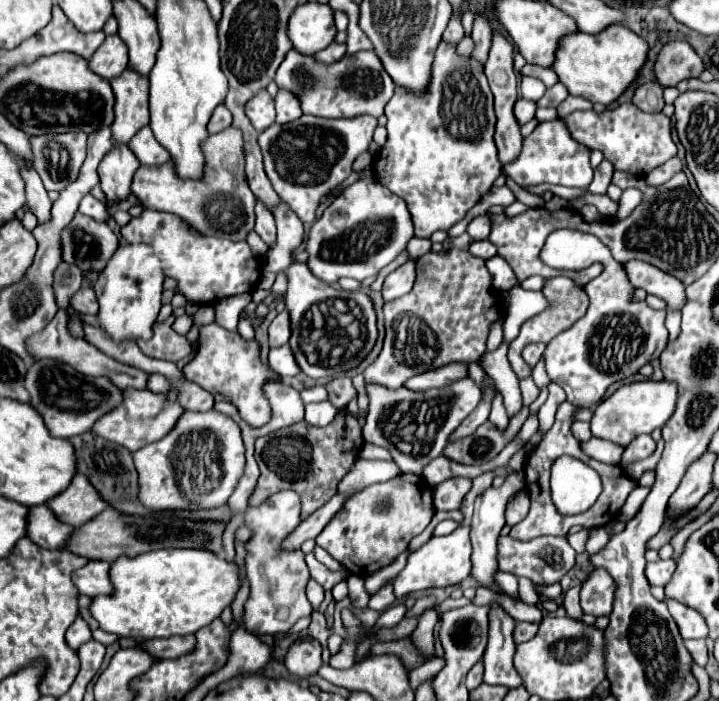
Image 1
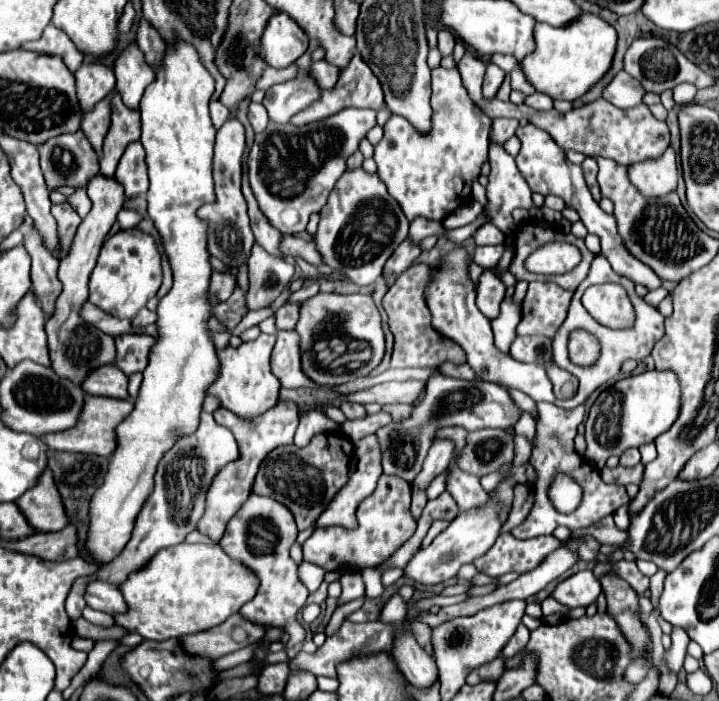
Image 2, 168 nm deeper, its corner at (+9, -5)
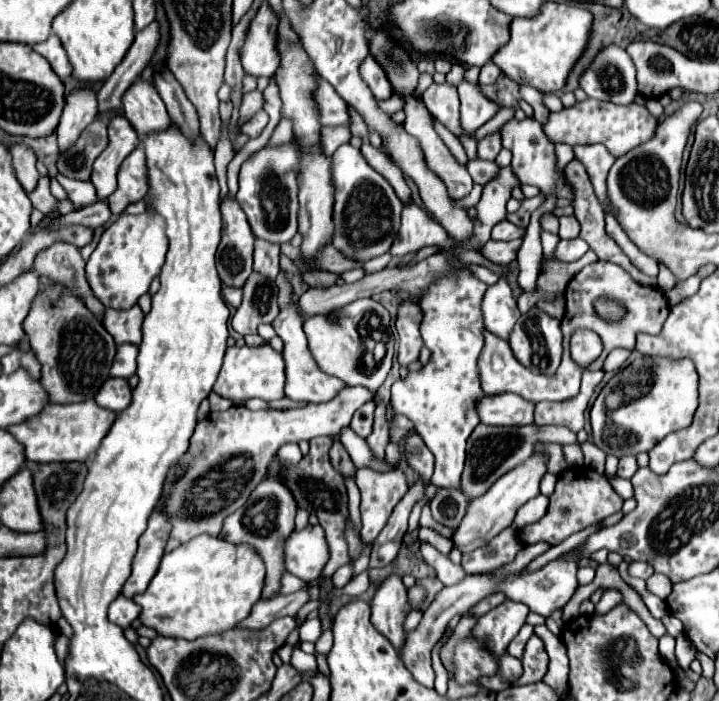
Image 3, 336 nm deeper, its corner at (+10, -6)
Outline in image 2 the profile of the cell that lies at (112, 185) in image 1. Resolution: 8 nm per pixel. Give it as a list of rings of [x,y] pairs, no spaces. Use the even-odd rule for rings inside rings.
[[[95,174],[89,184],[87,184],[87,196],[93,202],[91,212],[83,218],[75,242],[71,246],[71,254],[67,258],[61,260],[59,266],[59,280],[63,282],[63,292],[55,304],[55,314],[45,322],[45,332],[47,332],[47,344],[49,344],[49,356],[51,356],[51,368],[63,376],[63,378],[71,378],[75,382],[83,382],[85,374],[89,374],[93,368],[109,364],[115,360],[115,344],[113,338],[107,336],[105,332],[97,330],[95,326],[83,322],[79,318],[79,306],[83,306],[83,302],[87,300],[87,284],[89,284],[89,276],[97,264],[97,256],[101,252],[103,240],[109,234],[113,222],[117,220],[119,210],[123,208],[125,202],[125,194],[123,194],[123,186],[119,186],[119,182],[115,178],[103,176],[103,174]]]

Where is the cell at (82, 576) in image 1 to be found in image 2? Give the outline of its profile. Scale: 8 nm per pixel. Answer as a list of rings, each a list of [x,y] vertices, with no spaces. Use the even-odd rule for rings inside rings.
[[[93,580],[85,588],[85,602],[93,610],[101,610],[107,614],[125,612],[127,604],[115,584],[109,584],[105,580]]]

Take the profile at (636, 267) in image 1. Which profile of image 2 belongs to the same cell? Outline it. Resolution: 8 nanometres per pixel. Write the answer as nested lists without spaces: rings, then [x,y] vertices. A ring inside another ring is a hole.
[[[527,124],[527,126],[521,126],[517,130],[517,136],[521,140],[521,150],[517,154],[517,168],[521,172],[521,176],[525,178],[525,182],[529,184],[529,188],[533,192],[539,192],[543,196],[547,194],[555,194],[555,196],[561,196],[569,208],[577,210],[583,224],[587,226],[587,230],[591,234],[597,234],[601,238],[601,254],[609,260],[609,264],[613,266],[613,270],[625,278],[629,278],[631,282],[635,284],[643,284],[647,290],[657,290],[661,288],[661,278],[653,272],[653,270],[647,270],[647,266],[643,262],[639,262],[637,258],[633,258],[631,254],[627,254],[627,250],[623,250],[623,242],[617,234],[617,226],[615,226],[615,218],[605,214],[599,204],[591,198],[591,192],[585,184],[585,178],[583,178],[583,170],[581,166],[575,166],[567,160],[565,152],[555,144],[555,140],[543,132],[541,128],[533,126],[533,124]]]

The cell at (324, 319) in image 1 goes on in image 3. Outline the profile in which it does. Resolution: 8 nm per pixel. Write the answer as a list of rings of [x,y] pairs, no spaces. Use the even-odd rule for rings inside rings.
[[[356,299],[342,307],[338,323],[332,323],[328,317],[314,315],[306,319],[304,333],[318,367],[328,375],[342,379],[348,387],[362,385],[376,393],[392,369],[394,337],[390,331],[390,313],[374,299]]]

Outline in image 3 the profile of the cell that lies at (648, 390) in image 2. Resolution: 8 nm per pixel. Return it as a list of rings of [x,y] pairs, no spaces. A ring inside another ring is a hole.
[[[640,357],[626,369],[616,373],[596,397],[590,409],[592,439],[606,455],[638,455],[650,451],[668,433],[684,429],[692,423],[698,409],[698,373],[690,359]],[[634,391],[648,391],[634,397]]]

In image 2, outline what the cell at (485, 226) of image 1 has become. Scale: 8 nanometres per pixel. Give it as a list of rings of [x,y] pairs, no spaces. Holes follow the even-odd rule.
[[[483,224],[481,228],[475,230],[473,240],[477,246],[485,246],[485,244],[501,244],[503,242],[503,232],[495,226],[495,224]]]

